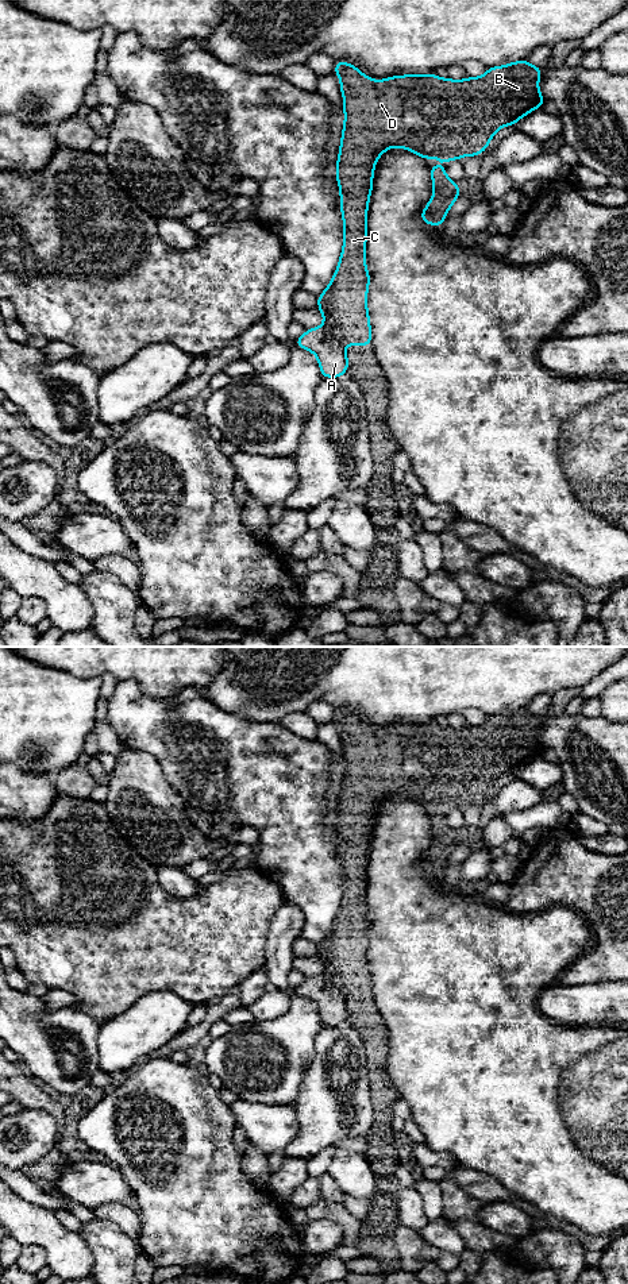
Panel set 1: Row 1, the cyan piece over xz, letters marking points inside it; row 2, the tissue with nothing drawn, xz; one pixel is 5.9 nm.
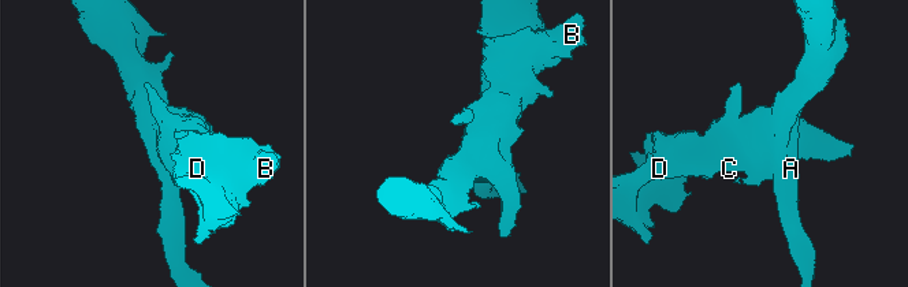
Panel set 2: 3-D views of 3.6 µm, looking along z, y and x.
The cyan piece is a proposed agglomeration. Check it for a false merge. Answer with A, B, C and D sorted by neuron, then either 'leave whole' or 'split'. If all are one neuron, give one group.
groups A C / B D; split

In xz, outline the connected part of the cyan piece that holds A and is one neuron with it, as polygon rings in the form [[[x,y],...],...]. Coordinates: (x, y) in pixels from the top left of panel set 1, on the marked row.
[[[369,163],[352,167],[352,185],[346,193],[350,208],[343,216],[343,250],[331,282],[317,296],[324,324],[293,340],[317,356],[323,378],[339,378],[348,370],[346,344],[373,343],[367,312],[370,273],[366,270],[366,239],[374,171],[375,167]]]

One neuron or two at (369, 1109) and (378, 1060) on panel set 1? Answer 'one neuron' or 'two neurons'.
one neuron

